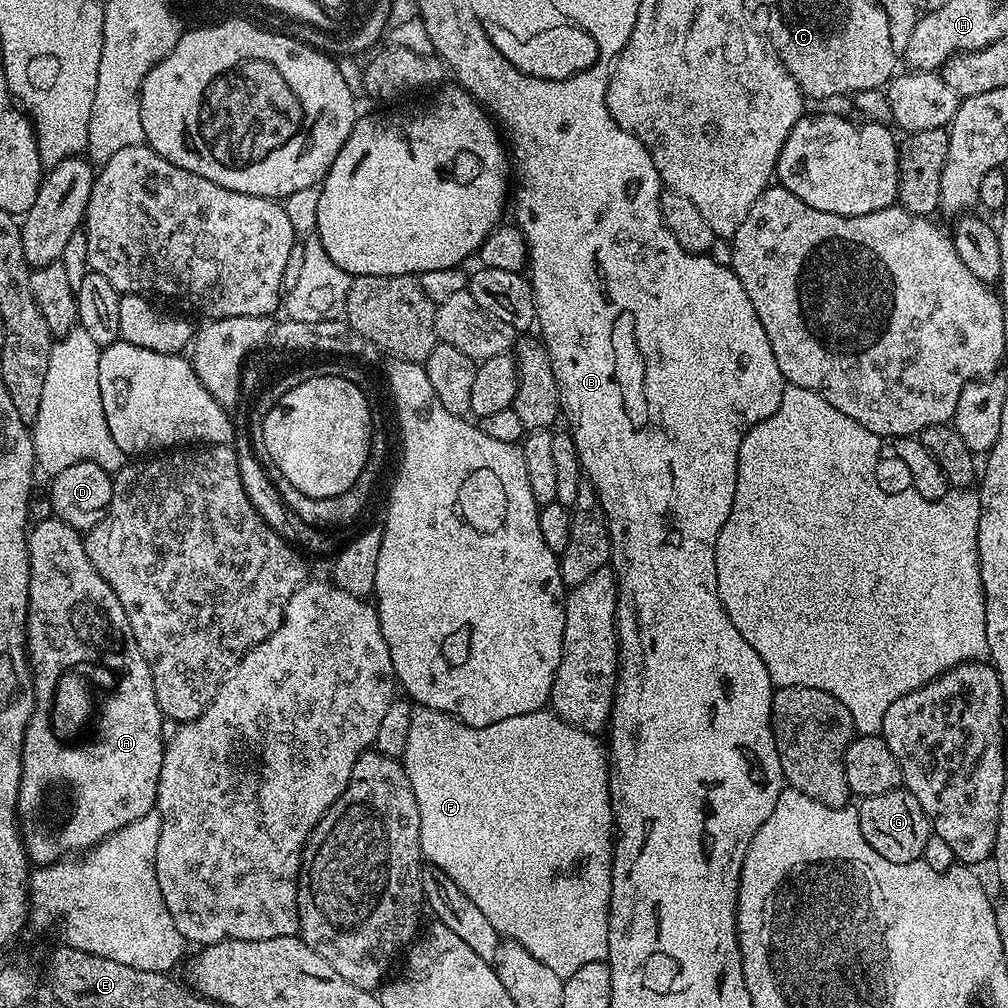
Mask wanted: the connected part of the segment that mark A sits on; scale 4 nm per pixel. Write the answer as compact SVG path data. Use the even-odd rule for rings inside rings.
M55 518L31 525L28 533L28 561L30 562L30 590L28 591L26 647L28 649L28 666L32 670L36 705L32 710L32 717L26 726L24 735L21 778L16 799L16 819L20 826L20 837L24 840L24 849L29 861L36 866L45 866L64 857L75 857L77 854L88 852L108 836L122 830L130 822L142 818L143 815L155 809L158 778L162 774L162 758L166 743L166 731L164 732L166 720L160 715L160 707L154 698L154 682L150 674L150 666L146 666L146 658L142 658L142 650L138 650L138 642L134 642L134 634L130 630L126 610L122 610L122 602L118 602L118 594L114 594L114 590L110 590L110 586L102 578L102 574L98 574L98 570L94 570L94 566L86 554L81 529ZM56 728L84 728L84 733L56 732Z

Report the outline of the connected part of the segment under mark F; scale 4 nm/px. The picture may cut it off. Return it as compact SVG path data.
M413 707L410 718L410 735L406 738L406 750L402 763L410 778L414 798L418 802L420 819L420 851L429 865L442 870L456 885L490 918L490 926L501 937L517 940L538 962L550 966L554 974L568 977L590 962L608 959L608 907L610 906L610 886L612 885L612 850L614 847L614 821L612 819L612 799L608 789L608 753L600 744L599 735L583 732L568 724L551 710L541 710L530 714L518 714L518 718L502 718L494 726L471 728L456 717L433 708Z

